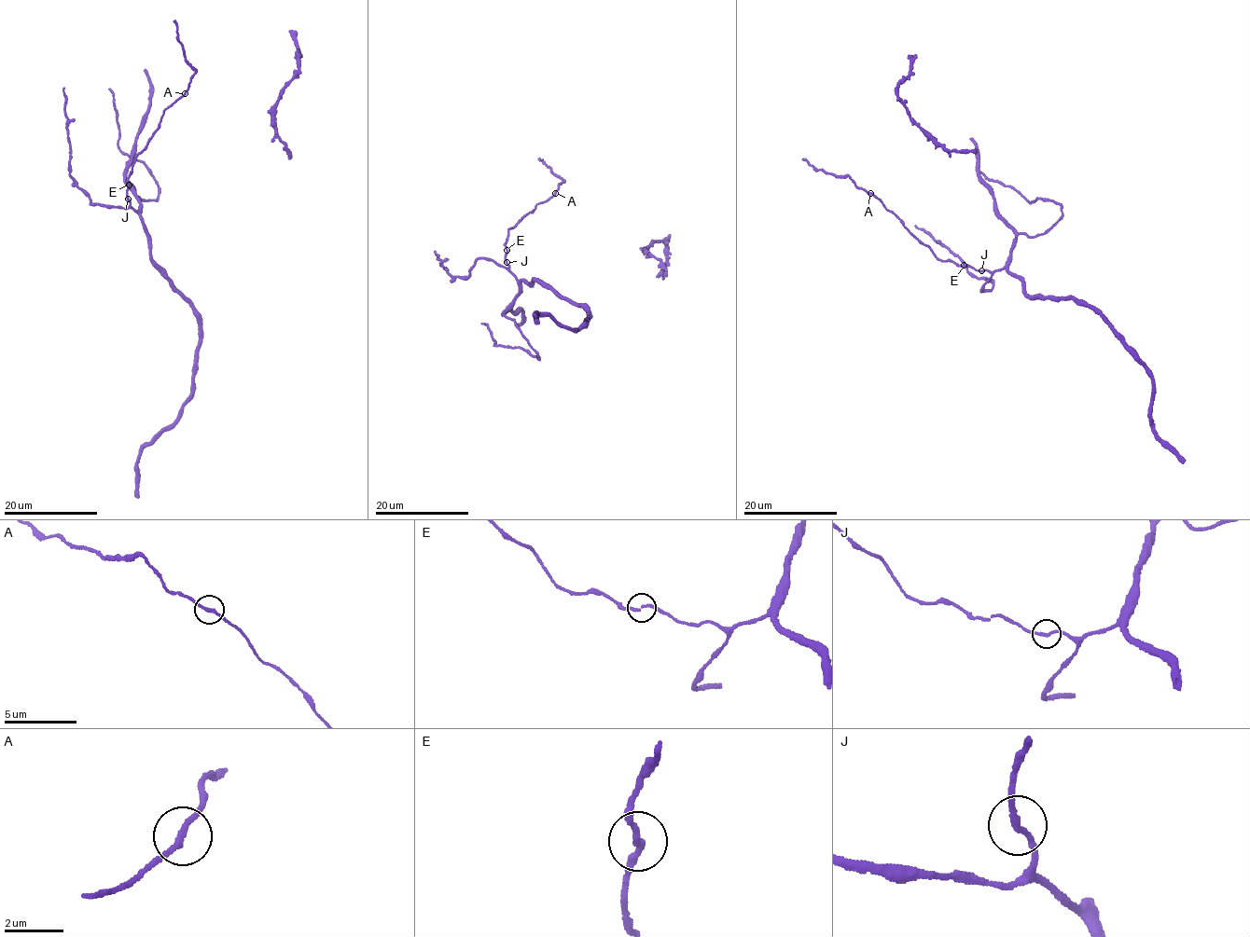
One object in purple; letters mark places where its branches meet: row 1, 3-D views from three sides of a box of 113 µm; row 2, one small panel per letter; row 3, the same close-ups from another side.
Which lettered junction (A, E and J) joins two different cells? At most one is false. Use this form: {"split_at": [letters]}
{"split_at": []}

